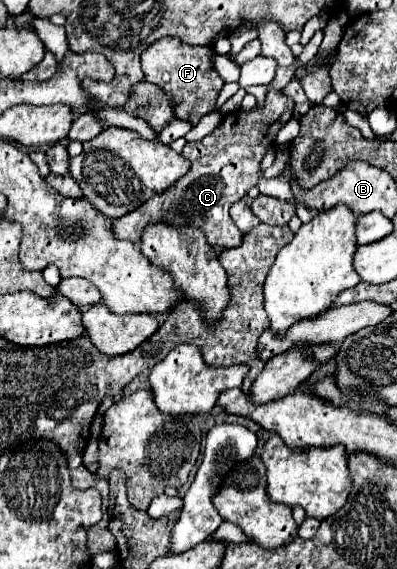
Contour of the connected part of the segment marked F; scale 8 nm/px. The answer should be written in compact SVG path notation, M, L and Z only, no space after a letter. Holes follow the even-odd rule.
M162 38L142 52L142 70L146 80L160 86L166 94L172 94L176 118L186 120L192 126L196 126L204 114L216 110L216 98L224 86L224 80L214 68L212 56L214 50L210 46L190 46L180 38ZM182 106L184 110L180 110Z

